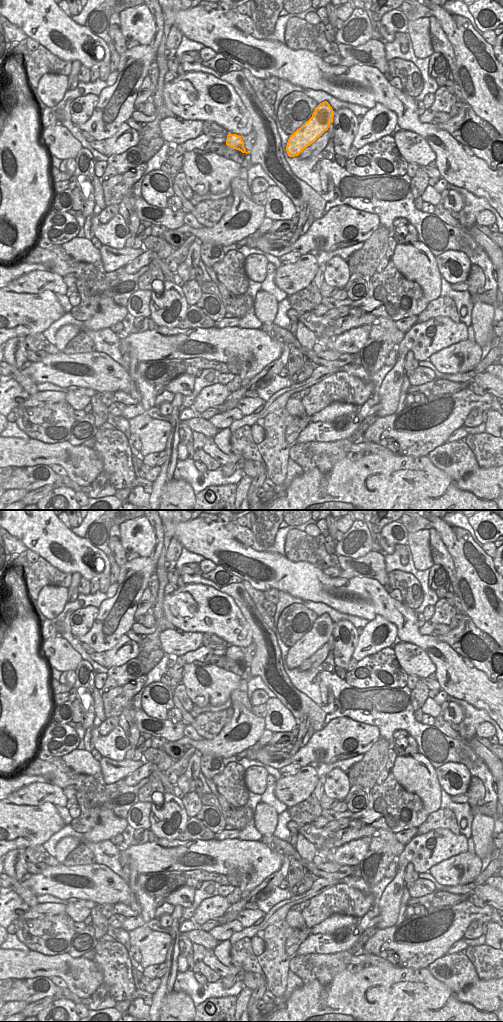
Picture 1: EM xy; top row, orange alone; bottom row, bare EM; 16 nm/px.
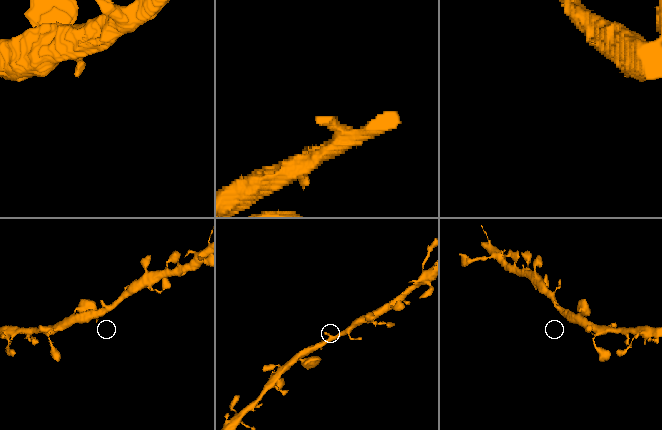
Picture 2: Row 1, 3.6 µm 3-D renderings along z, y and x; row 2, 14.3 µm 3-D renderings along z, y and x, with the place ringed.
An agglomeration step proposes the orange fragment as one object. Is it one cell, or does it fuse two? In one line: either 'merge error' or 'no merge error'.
no merge error

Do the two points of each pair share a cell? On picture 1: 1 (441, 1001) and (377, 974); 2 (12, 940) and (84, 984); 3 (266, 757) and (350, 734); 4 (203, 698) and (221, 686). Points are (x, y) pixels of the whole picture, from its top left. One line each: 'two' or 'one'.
1: one
2: two
3: one
4: one

